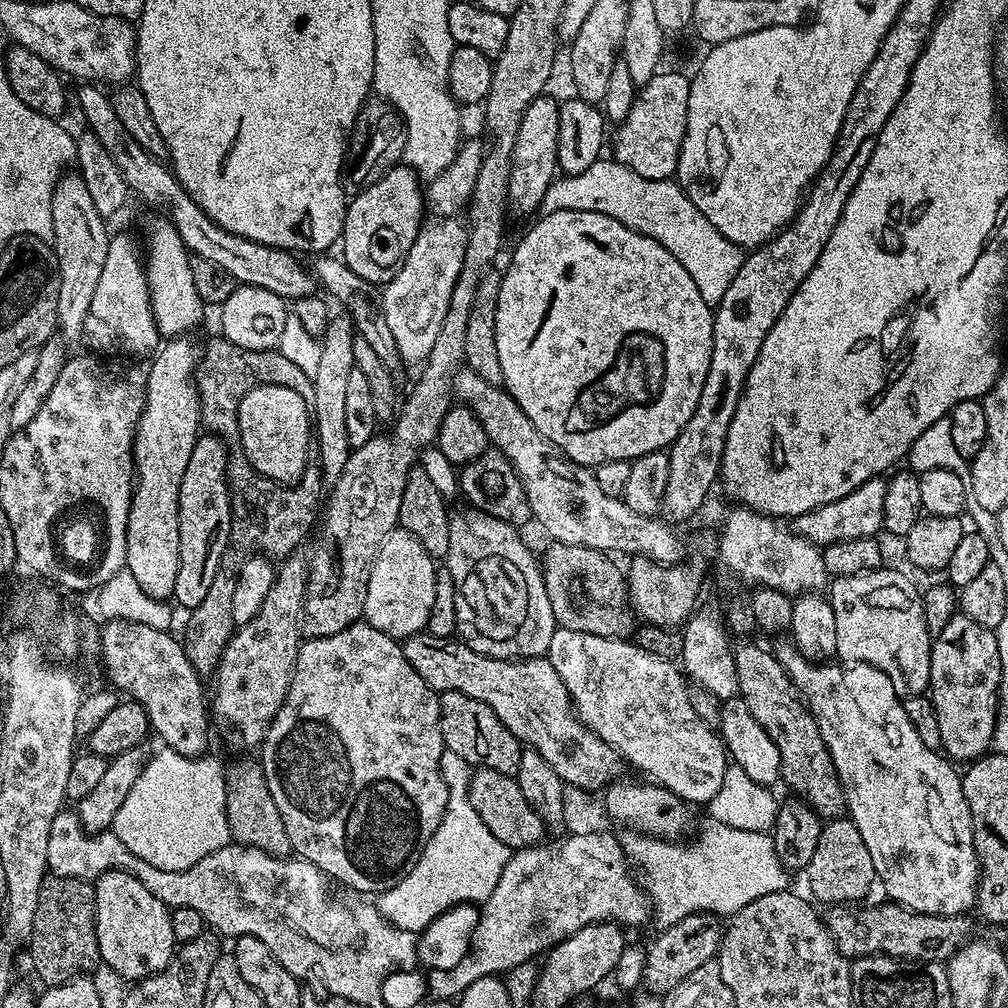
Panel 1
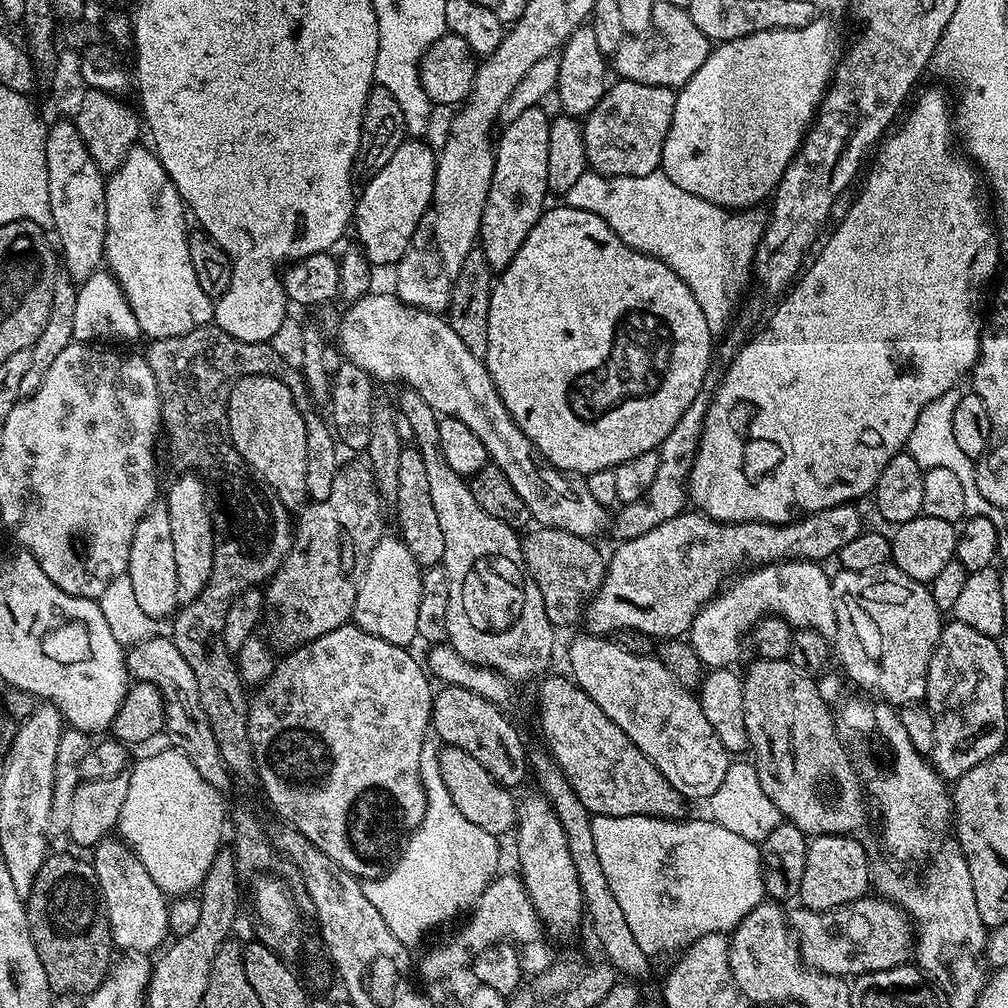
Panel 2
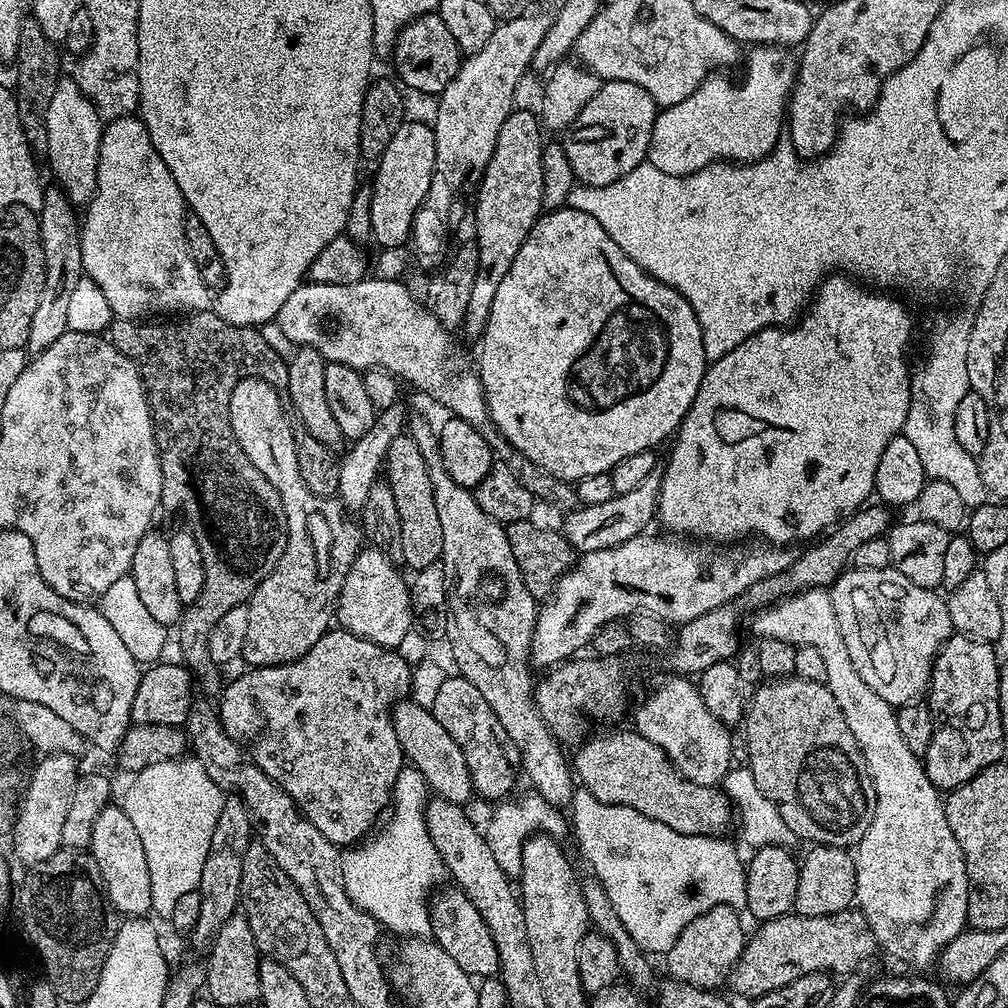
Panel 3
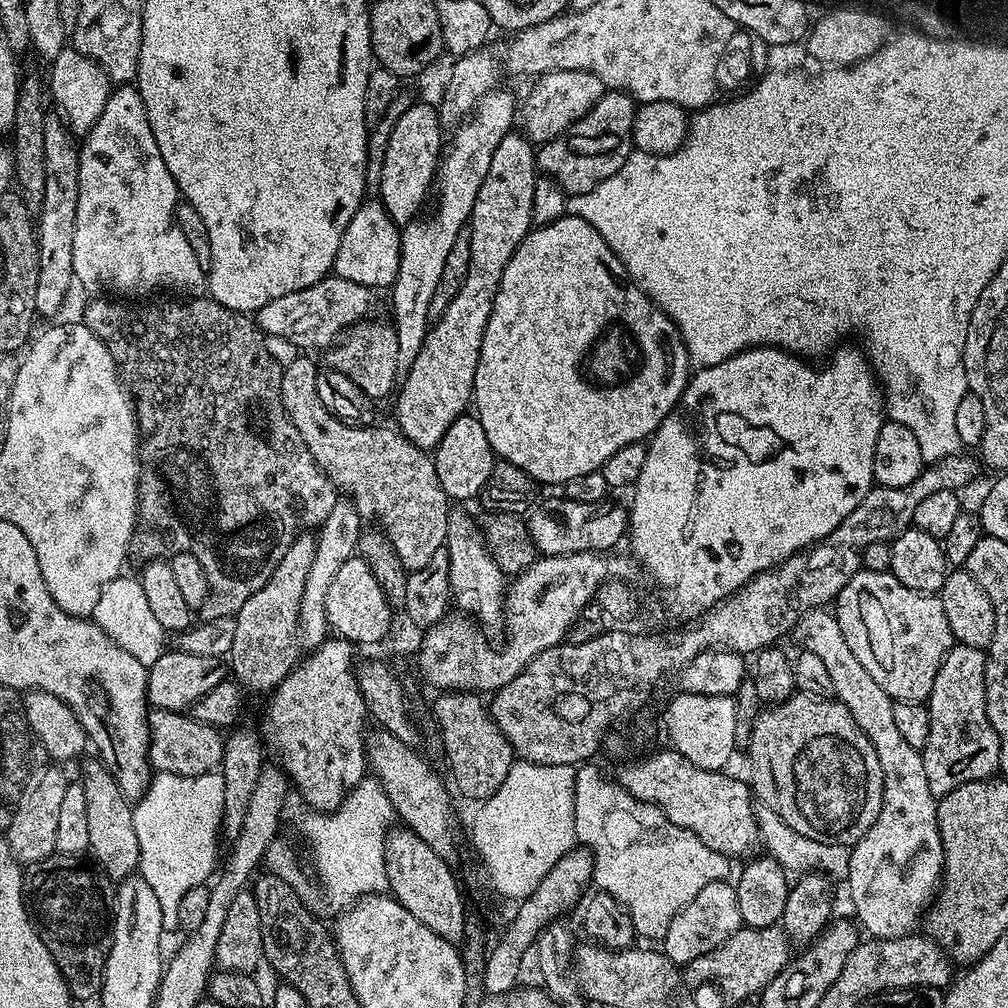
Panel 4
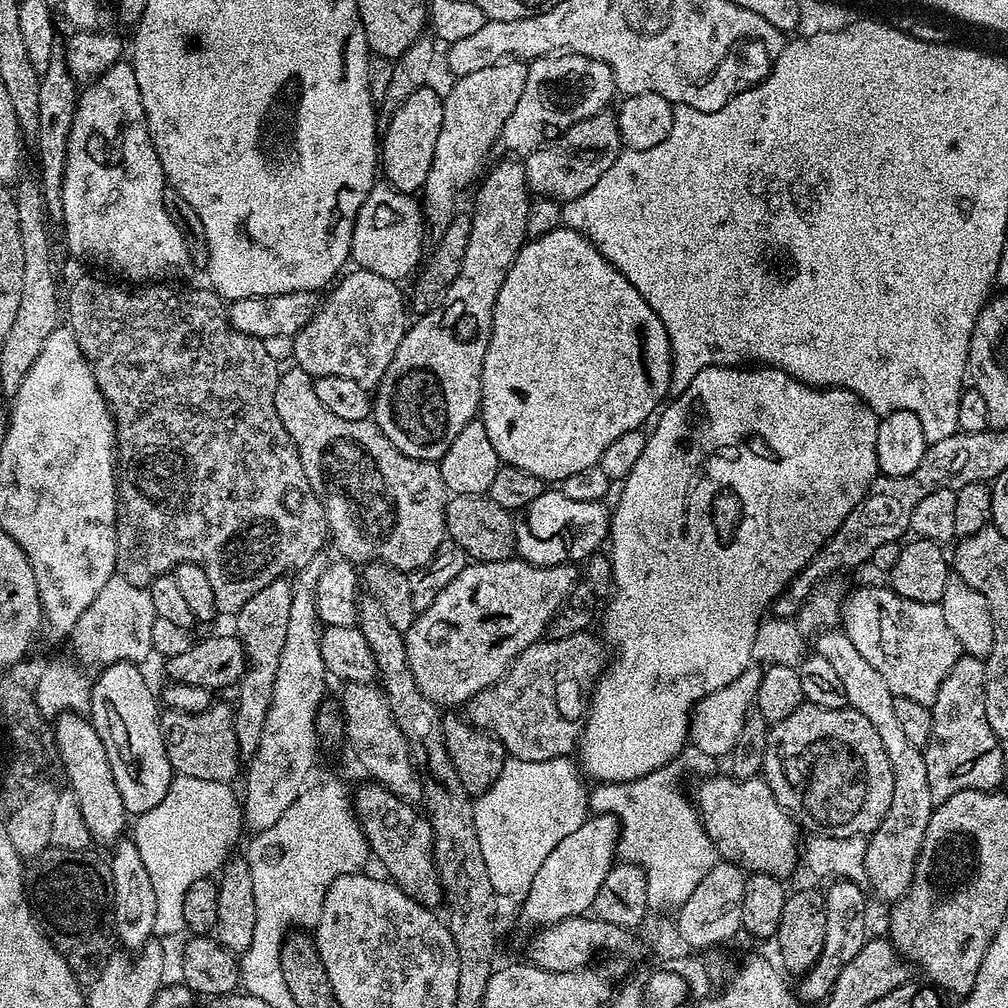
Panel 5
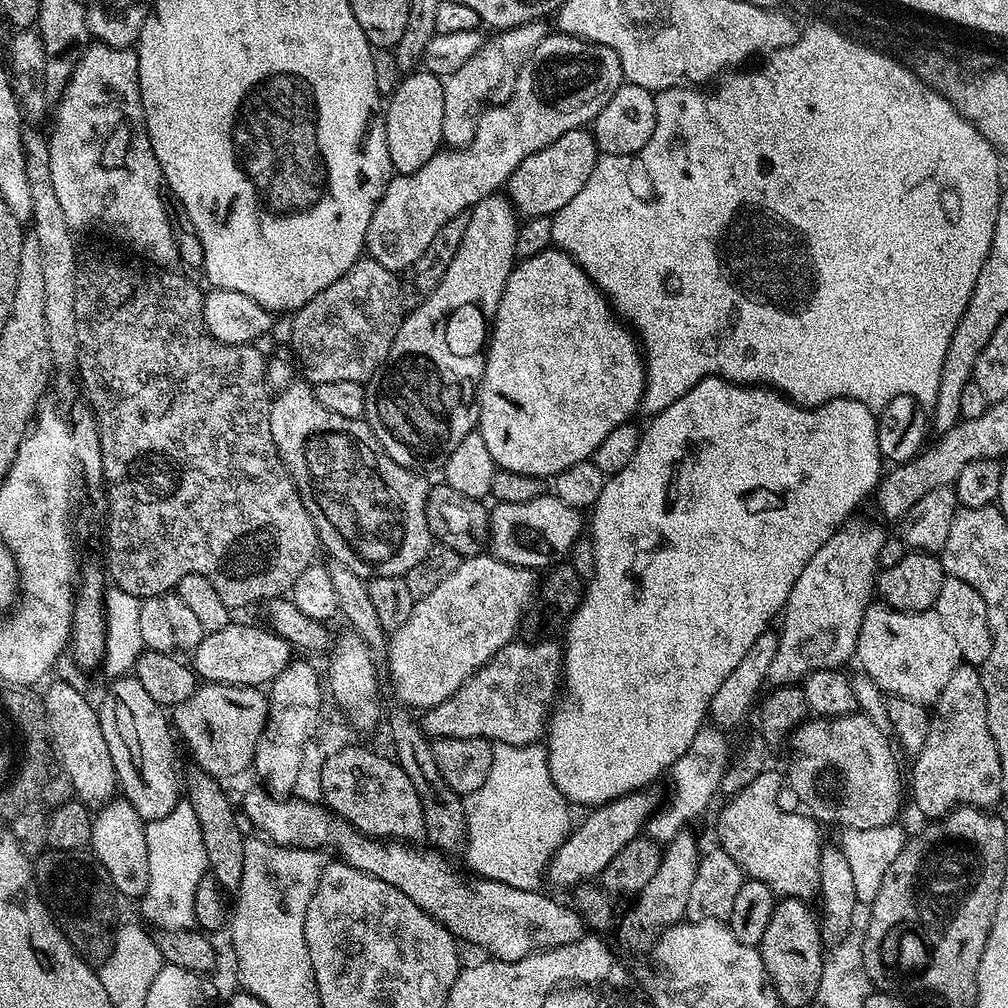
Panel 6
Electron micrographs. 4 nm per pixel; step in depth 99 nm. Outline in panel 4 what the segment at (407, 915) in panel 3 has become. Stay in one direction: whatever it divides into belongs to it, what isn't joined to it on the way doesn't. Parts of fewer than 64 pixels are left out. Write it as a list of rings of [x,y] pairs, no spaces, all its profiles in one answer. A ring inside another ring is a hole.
[[[362,779],[338,807],[330,812],[313,811],[308,815],[312,816],[306,817],[300,828],[312,851],[316,876],[320,879],[325,894],[334,903],[343,905],[359,896],[388,892],[384,842],[393,827],[394,813],[390,798],[380,788],[379,780]]]

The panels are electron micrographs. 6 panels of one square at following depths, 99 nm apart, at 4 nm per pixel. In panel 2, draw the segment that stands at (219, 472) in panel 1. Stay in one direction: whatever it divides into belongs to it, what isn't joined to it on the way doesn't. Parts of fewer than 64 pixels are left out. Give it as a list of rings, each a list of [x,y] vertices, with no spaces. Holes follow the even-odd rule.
[[[185,471],[168,488],[168,513],[170,514],[170,535],[174,542],[174,566],[178,577],[178,605],[192,604],[198,594],[210,582],[210,570],[214,566],[214,534],[216,529],[212,526],[212,508],[210,507],[210,492],[206,489],[205,481],[197,473]]]

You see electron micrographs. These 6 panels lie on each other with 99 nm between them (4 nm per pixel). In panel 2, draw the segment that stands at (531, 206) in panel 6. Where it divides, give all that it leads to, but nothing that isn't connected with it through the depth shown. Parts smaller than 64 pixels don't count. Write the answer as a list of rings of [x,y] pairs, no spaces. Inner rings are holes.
[[[617,79],[615,83],[582,120],[588,166],[601,176],[645,176],[660,167],[662,146],[674,118],[676,92],[633,80]]]

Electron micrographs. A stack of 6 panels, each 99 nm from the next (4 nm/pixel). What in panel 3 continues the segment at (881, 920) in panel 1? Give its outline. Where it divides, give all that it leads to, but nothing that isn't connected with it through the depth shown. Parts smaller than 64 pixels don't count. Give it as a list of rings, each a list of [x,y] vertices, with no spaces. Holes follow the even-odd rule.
[[[845,910],[835,912],[829,916],[797,916],[789,914],[779,916],[773,920],[765,920],[759,925],[756,933],[747,937],[740,959],[736,961],[736,967],[732,969],[727,977],[727,987],[741,992],[747,998],[765,996],[773,992],[775,988],[787,988],[795,985],[797,980],[814,974],[833,974],[837,972],[840,978],[847,977],[859,964],[864,964],[875,952],[878,952],[876,935],[870,930],[866,918],[858,910]]]

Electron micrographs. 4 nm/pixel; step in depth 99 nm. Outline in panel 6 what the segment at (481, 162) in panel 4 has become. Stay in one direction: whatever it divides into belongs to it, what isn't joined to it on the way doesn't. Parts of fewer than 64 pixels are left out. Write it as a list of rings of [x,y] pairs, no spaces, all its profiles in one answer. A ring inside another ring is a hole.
[[[531,20],[517,28],[505,28],[497,31],[496,36],[487,41],[484,47],[458,70],[444,80],[444,97],[442,98],[442,134],[444,144],[452,148],[462,148],[474,138],[476,121],[481,112],[489,106],[504,104],[512,96],[520,69],[530,58],[533,50],[550,35],[544,20]]]

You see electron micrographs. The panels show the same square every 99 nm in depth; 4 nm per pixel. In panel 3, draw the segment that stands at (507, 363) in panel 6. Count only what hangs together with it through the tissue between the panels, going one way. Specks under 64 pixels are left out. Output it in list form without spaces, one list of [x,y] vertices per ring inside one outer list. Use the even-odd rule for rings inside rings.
[[[567,206],[545,211],[530,230],[526,242],[522,242],[522,250],[518,250],[514,262],[510,262],[510,270],[506,270],[506,278],[502,278],[494,294],[494,306],[490,306],[480,342],[478,375],[480,385],[484,387],[491,427],[498,429],[506,442],[514,446],[514,450],[537,464],[543,472],[565,482],[590,478],[590,474],[611,472],[618,462],[622,462],[622,458],[655,449],[655,444],[662,443],[664,439],[667,441],[684,421],[684,415],[698,394],[704,370],[710,363],[704,353],[702,330],[690,302],[686,302],[676,288],[658,282],[646,270],[642,270],[634,258],[618,250],[618,242],[614,242],[614,238],[610,238],[610,234],[598,226],[597,220],[590,218],[590,214],[582,214],[582,210]]]

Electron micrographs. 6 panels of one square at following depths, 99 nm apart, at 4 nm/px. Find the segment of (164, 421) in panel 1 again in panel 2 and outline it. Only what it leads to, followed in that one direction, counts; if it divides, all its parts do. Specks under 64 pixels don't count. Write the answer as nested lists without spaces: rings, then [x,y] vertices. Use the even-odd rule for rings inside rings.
[[[157,502],[153,504],[147,514],[138,522],[138,526],[134,530],[134,542],[130,542],[130,562],[126,574],[130,578],[138,606],[145,614],[150,614],[150,618],[163,620],[171,617],[177,611],[178,577],[176,577],[174,566],[174,542],[172,542],[170,535],[170,514],[167,503]]]

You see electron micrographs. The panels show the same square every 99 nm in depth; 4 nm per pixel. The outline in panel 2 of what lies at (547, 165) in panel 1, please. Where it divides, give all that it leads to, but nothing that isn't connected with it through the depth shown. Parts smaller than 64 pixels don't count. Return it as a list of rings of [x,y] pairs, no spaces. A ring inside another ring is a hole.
[[[543,107],[525,110],[514,122],[503,127],[494,144],[494,174],[486,210],[482,210],[478,247],[486,254],[493,273],[499,274],[514,262],[514,254],[522,250],[526,234],[534,230],[538,218],[546,211],[544,199],[550,196],[546,178],[546,157],[550,151],[550,116]]]

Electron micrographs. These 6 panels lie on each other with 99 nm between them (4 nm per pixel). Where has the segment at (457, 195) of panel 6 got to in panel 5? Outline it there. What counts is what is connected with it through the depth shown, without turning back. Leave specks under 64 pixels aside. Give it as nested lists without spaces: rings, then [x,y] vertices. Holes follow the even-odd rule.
[[[571,54],[540,56],[528,64],[522,98],[518,98],[514,114],[506,118],[500,130],[499,143],[504,143],[504,148],[508,151],[505,153],[520,158],[528,156],[536,148],[555,140],[570,126],[605,111],[612,96],[616,95],[614,74],[606,62]],[[377,182],[372,185],[370,194],[366,194],[366,202],[362,202],[356,215],[352,231],[351,263],[357,269],[373,271],[383,278],[404,282],[421,263],[424,232],[426,221],[421,201],[415,195],[398,191],[387,182]]]

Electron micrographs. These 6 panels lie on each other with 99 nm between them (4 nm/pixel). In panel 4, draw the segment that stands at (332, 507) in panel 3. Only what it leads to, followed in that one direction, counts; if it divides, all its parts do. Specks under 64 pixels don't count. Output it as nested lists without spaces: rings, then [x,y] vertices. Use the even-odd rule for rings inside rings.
[[[312,534],[297,535],[282,562],[274,566],[274,574],[266,578],[266,586],[250,594],[250,598],[242,602],[242,610],[236,612],[230,672],[241,689],[271,694],[296,667],[300,634],[298,606],[302,606],[302,589],[306,586],[306,574],[310,574],[310,562],[314,562],[316,539]]]

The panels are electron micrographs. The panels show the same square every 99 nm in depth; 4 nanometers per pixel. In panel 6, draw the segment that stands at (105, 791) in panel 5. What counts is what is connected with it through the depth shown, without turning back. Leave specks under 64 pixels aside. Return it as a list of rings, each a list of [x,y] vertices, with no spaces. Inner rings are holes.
[[[64,680],[54,681],[42,692],[42,699],[52,745],[56,747],[62,770],[66,770],[66,778],[70,778],[75,799],[87,804],[89,809],[99,809],[100,805],[108,803],[118,788],[110,746],[106,746],[106,738],[102,734],[99,711],[74,685]]]

